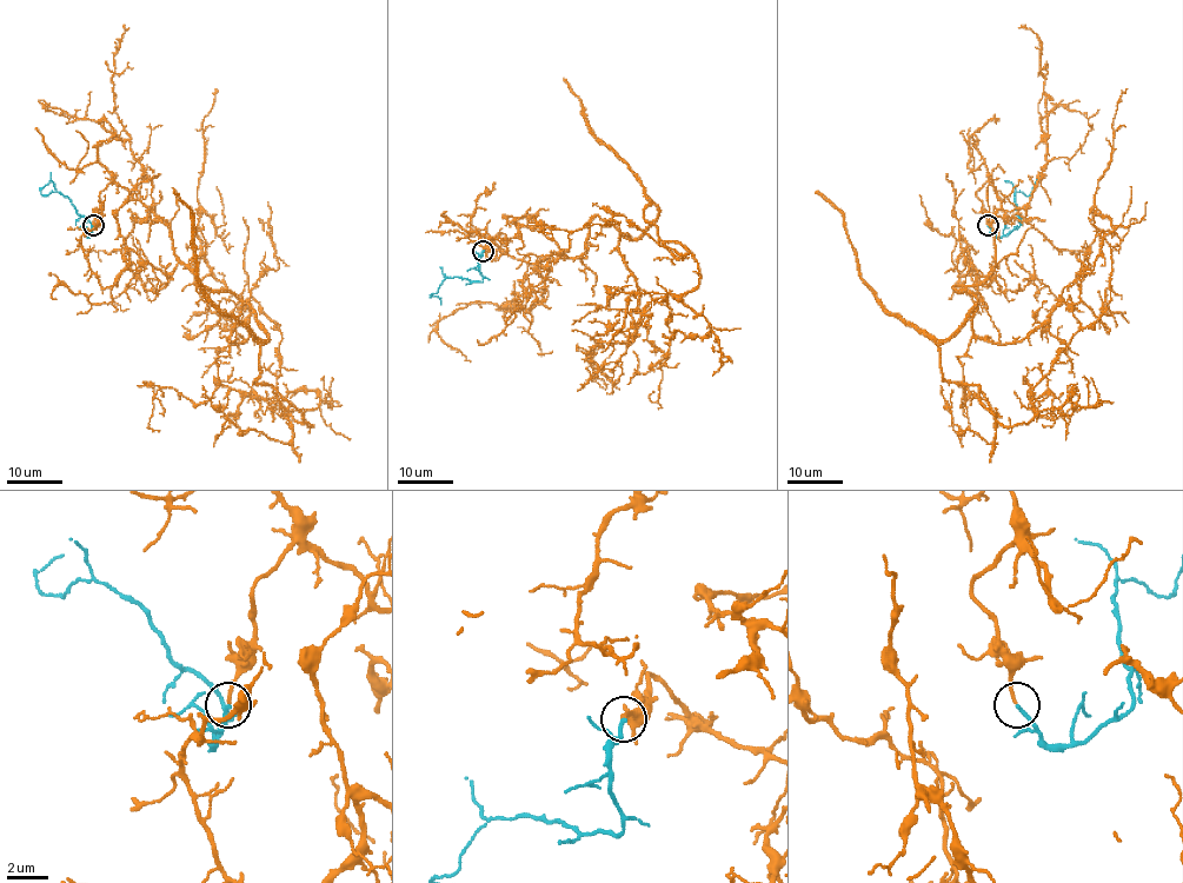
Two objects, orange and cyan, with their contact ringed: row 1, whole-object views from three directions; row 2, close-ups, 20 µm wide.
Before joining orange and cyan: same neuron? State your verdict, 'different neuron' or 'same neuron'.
same neuron

